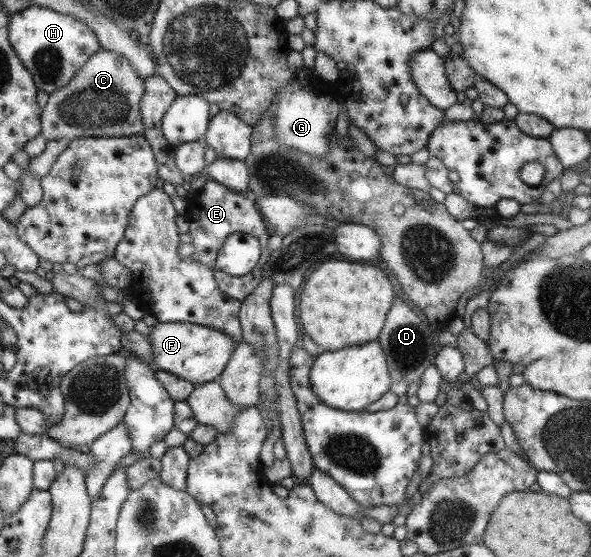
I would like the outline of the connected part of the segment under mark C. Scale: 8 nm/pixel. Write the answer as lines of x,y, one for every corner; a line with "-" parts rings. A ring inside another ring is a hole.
101,48
79,68
70,83
49,95
43,107
41,135
47,141
140,135
143,123
139,102
146,90
143,79
124,56

